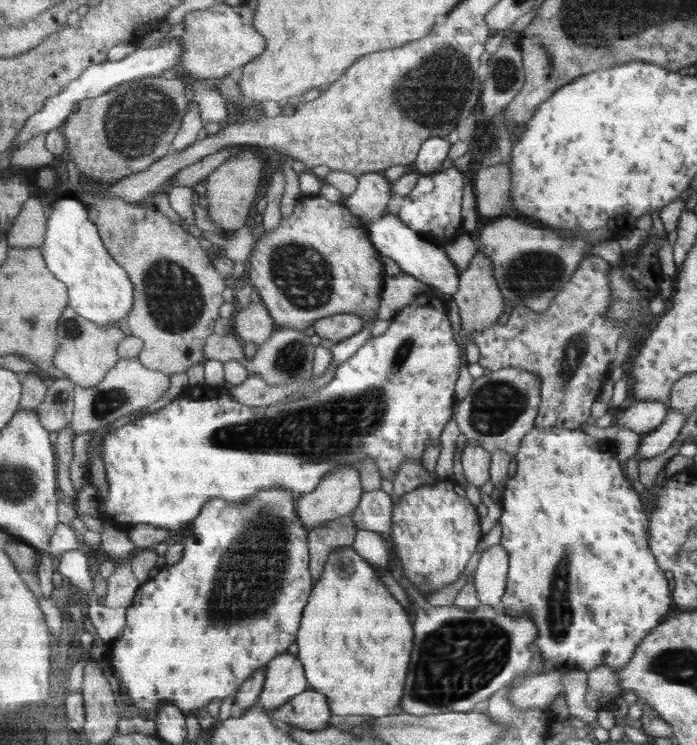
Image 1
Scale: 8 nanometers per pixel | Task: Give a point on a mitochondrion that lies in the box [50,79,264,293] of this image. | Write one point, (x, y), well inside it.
(138, 117)

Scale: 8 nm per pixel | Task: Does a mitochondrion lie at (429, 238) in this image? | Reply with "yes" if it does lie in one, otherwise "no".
no

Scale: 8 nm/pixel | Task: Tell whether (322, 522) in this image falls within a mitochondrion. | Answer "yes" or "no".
no

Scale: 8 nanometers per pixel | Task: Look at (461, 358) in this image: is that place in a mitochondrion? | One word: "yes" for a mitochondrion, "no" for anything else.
no

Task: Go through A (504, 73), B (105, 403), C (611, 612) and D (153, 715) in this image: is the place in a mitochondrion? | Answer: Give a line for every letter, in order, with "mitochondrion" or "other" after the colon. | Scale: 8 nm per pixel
A: mitochondrion
B: mitochondrion
C: other
D: other

